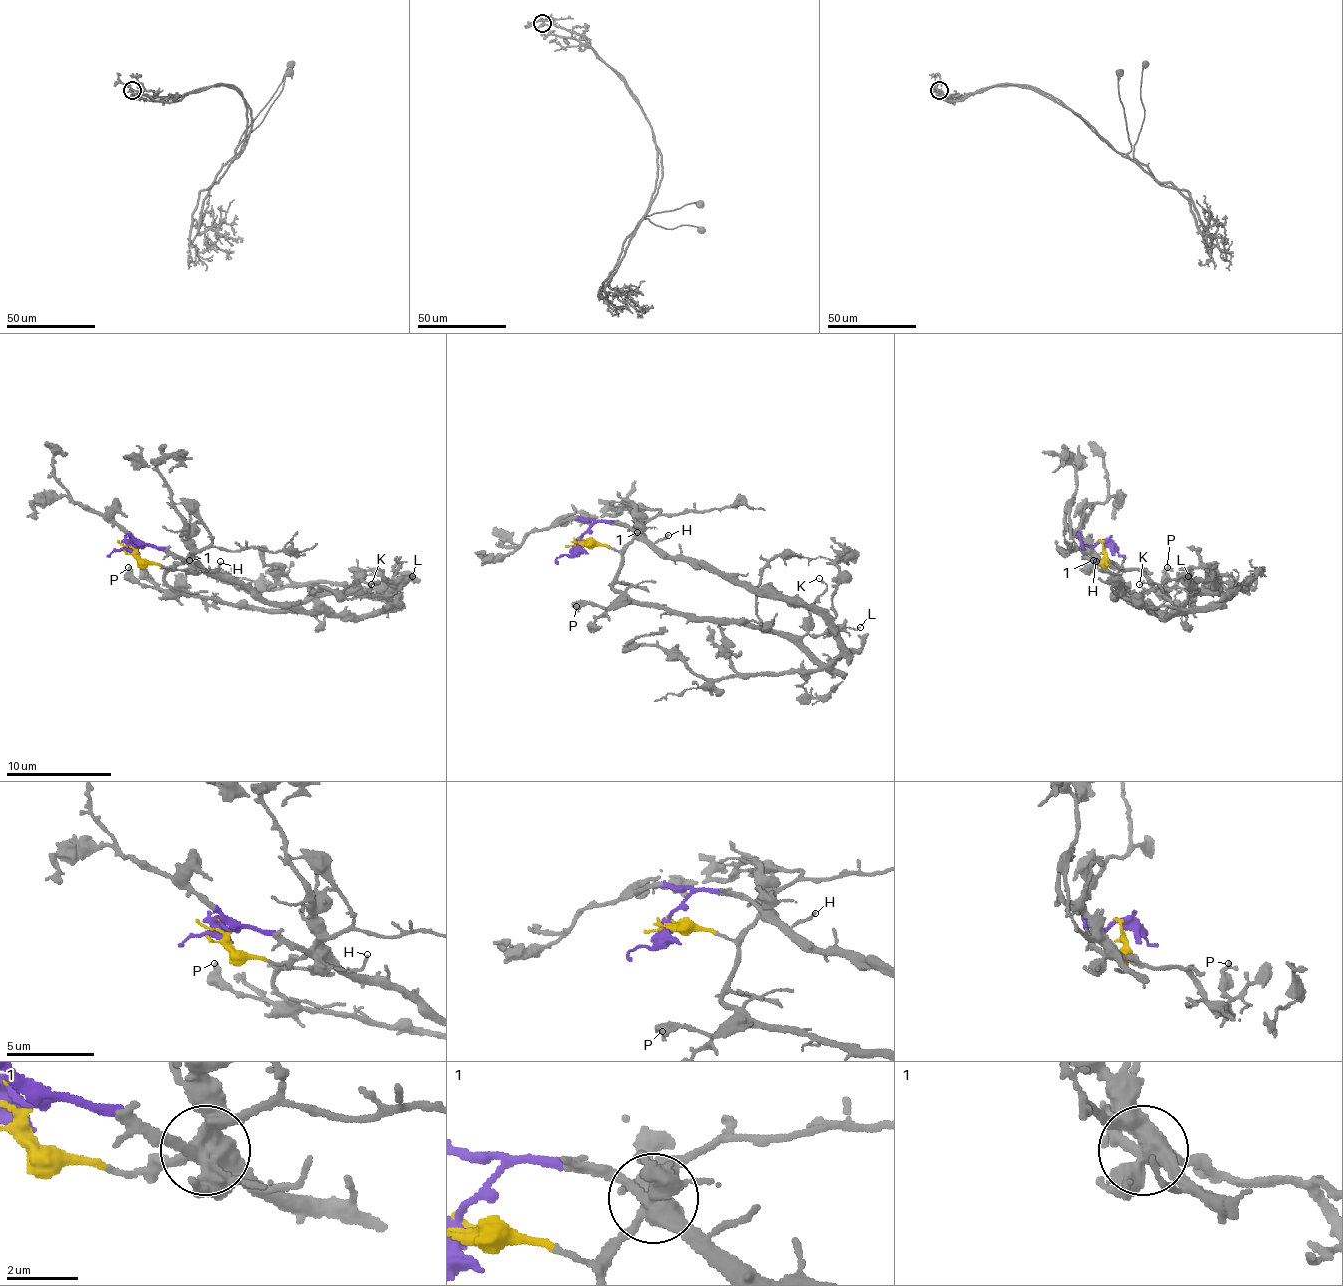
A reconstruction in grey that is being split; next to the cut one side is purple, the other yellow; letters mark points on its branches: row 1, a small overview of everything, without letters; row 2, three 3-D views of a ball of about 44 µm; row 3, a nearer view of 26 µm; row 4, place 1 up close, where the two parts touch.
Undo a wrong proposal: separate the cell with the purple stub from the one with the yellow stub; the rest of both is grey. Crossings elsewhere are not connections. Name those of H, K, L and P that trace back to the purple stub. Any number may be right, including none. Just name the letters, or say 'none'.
H

